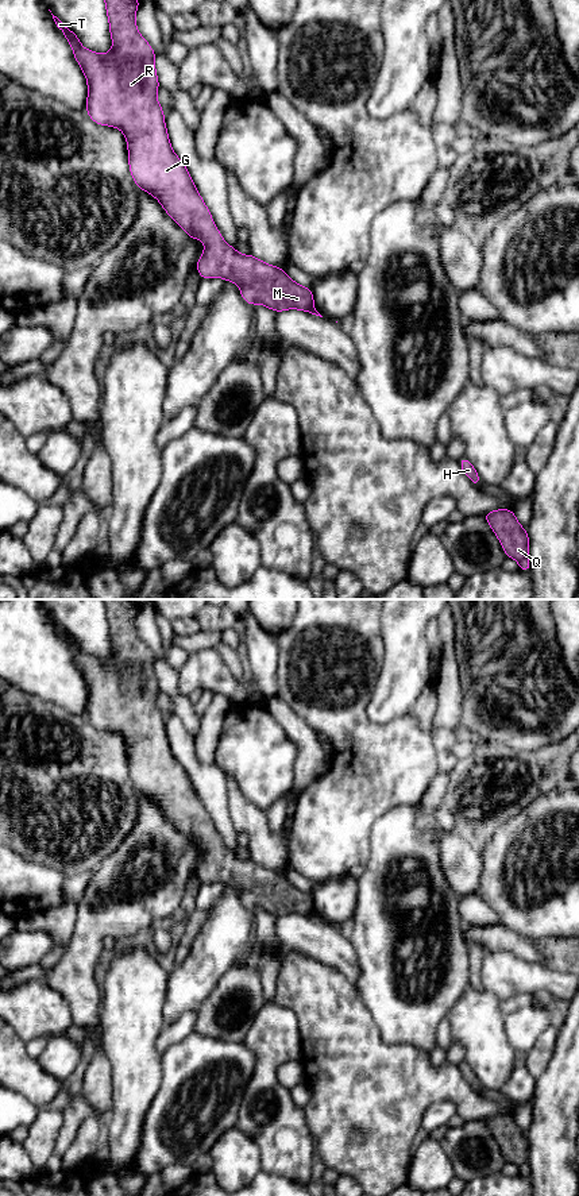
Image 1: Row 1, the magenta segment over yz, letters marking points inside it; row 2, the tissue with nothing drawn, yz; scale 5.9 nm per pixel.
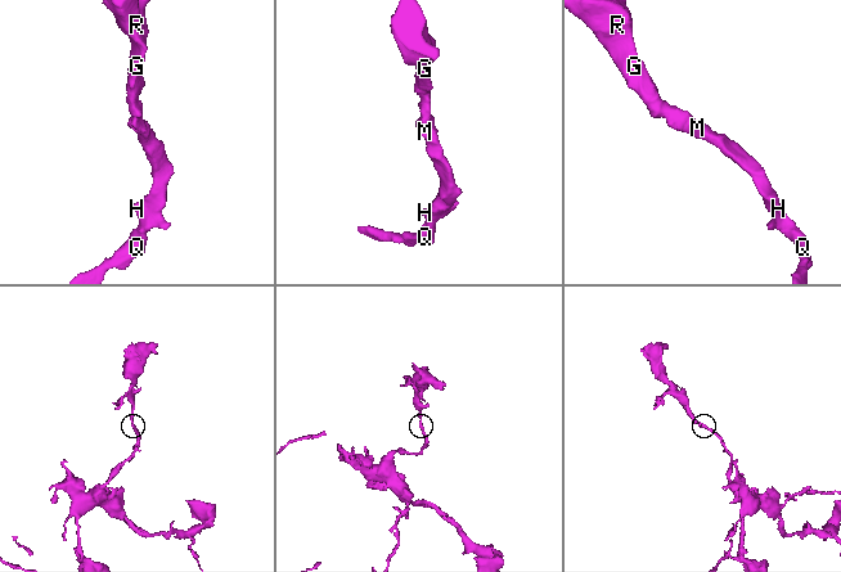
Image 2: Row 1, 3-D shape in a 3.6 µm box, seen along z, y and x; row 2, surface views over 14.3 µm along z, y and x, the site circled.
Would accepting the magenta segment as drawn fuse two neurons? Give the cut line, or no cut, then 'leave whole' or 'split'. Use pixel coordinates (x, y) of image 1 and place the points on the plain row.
cut none; leave whole

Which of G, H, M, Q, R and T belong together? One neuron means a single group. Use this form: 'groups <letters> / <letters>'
groups G H M Q R T

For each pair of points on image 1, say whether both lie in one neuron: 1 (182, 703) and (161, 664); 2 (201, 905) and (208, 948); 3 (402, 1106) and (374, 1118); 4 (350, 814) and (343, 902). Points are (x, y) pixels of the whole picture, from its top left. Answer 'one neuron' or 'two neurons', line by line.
1: one neuron
2: two neurons
3: one neuron
4: two neurons

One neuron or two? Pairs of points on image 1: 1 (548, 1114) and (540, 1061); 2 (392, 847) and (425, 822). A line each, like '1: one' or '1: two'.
1: two
2: two

